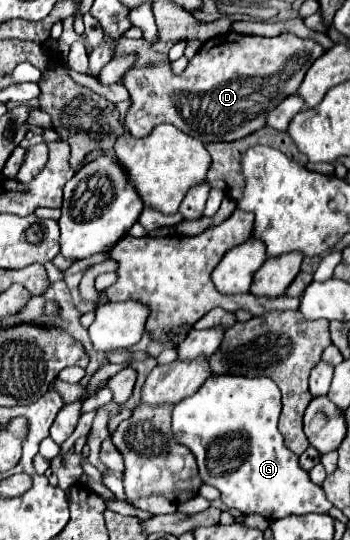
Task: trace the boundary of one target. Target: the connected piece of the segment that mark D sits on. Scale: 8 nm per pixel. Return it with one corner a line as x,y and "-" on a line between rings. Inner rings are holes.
227,32
223,36
215,36
207,40
201,50
189,60
189,66
181,74
171,72
171,64
149,64
131,68
119,82
129,90
131,106
129,106
129,132
135,138
147,136
157,124
173,124
181,132
199,138
201,142
233,142
253,134
255,130
265,126
267,114
289,94
295,94
301,86
305,72
309,66
325,52
321,44
313,38
299,38
295,34
279,34
275,38
251,36
251,34
235,34

